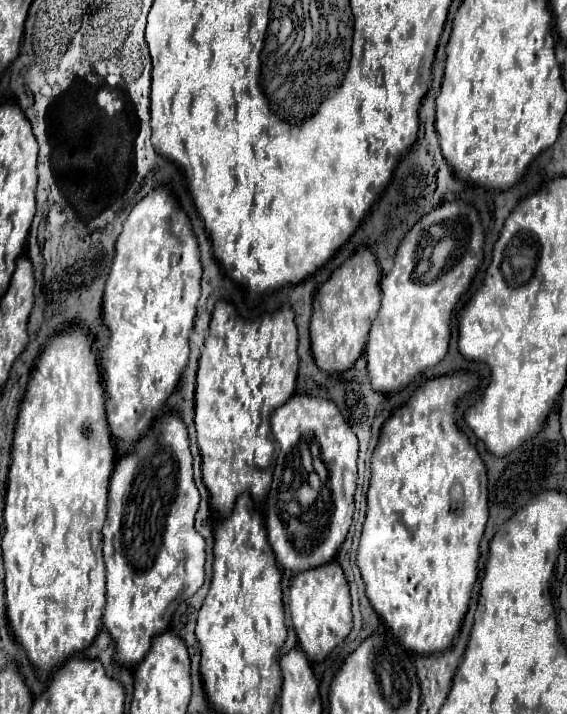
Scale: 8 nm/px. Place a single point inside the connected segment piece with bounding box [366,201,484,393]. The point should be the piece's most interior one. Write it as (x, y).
(434, 265)

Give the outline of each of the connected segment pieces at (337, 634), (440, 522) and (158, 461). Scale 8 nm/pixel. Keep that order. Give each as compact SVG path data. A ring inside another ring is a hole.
M332 561L316 569L296 573L290 585L288 609L298 637L298 647L304 649L310 661L314 663L324 661L330 655L330 651L338 643L342 643L352 631L350 593L348 593L348 581L344 577L342 567L336 561Z
M454 373L428 379L410 397L410 401L396 409L384 423L380 441L372 455L372 479L366 495L368 511L356 551L356 565L374 611L384 619L390 633L414 653L442 653L452 645L462 627L462 619L472 597L472 587L478 577L478 545L488 521L486 467L454 421L456 399L468 389L474 389L476 381L478 379L472 373ZM398 523L404 525L406 531L394 537L394 525Z
M172 413L172 415L166 415L166 417L158 419L158 425L152 427L134 445L134 453L126 455L126 457L124 455L118 457L114 473L112 473L112 479L110 479L108 517L106 517L104 527L102 527L102 535L104 535L104 561L106 561L106 607L104 607L102 623L104 623L106 631L110 633L110 637L114 639L114 645L116 645L114 663L122 665L122 667L134 669L134 667L140 665L140 661L144 659L144 655L150 649L152 637L156 637L156 635L160 635L160 633L164 633L168 629L170 619L172 619L178 603L184 601L184 599L188 599L188 597L192 597L198 591L198 587L204 583L204 537L200 533L196 533L196 529L194 529L194 515L196 515L198 503L200 503L200 495L198 495L198 489L196 489L194 479L192 479L192 455L190 455L190 449L188 449L188 431L186 431L184 423L180 421L180 417Z

